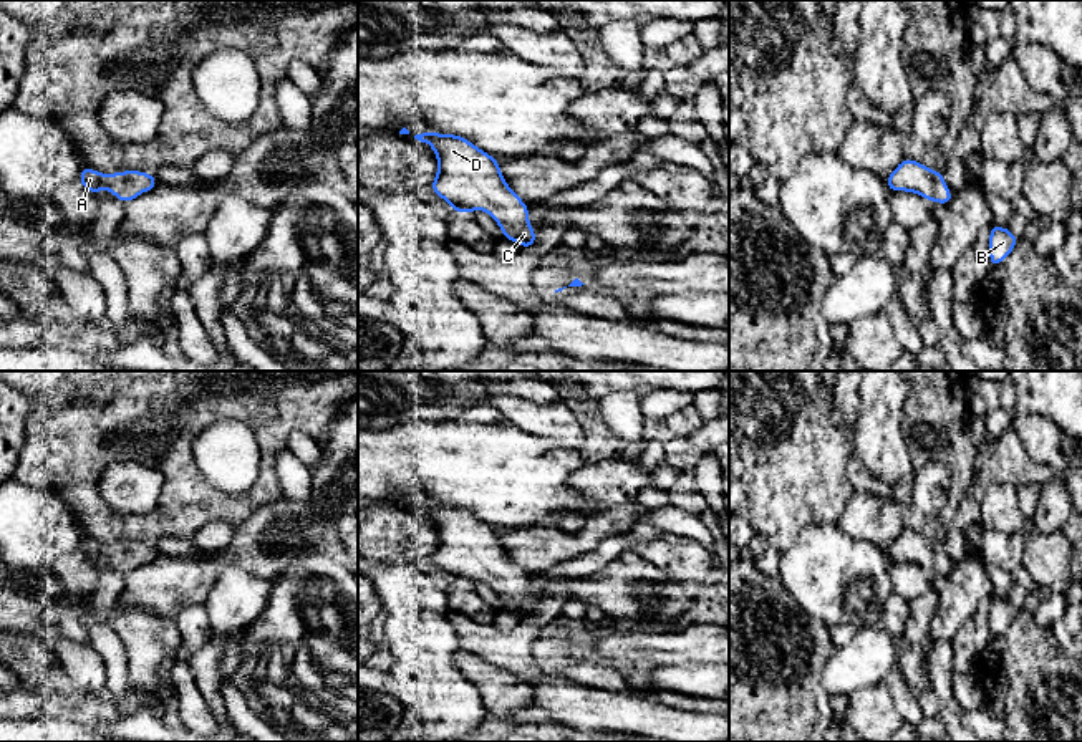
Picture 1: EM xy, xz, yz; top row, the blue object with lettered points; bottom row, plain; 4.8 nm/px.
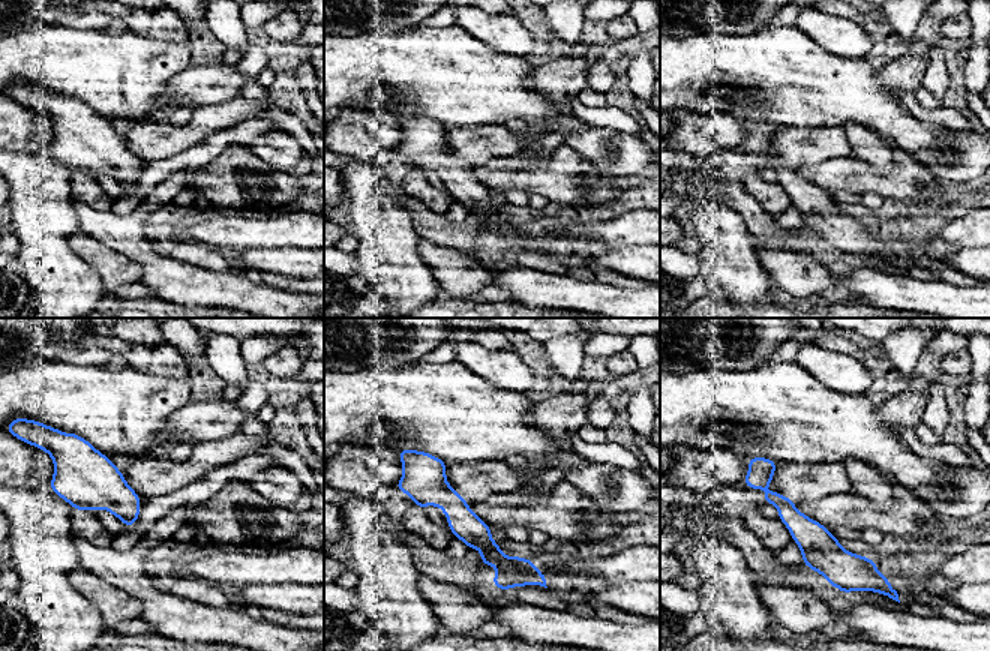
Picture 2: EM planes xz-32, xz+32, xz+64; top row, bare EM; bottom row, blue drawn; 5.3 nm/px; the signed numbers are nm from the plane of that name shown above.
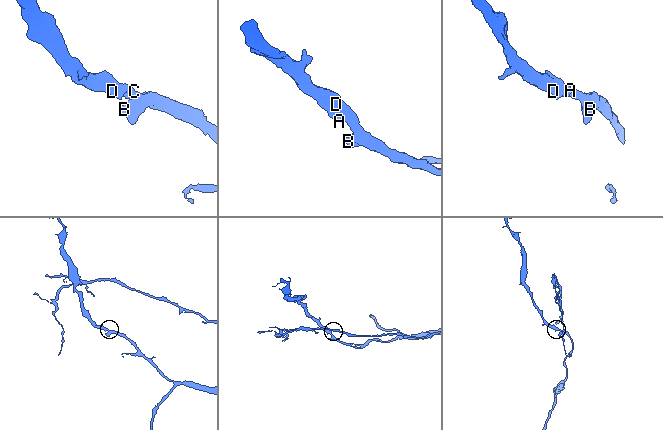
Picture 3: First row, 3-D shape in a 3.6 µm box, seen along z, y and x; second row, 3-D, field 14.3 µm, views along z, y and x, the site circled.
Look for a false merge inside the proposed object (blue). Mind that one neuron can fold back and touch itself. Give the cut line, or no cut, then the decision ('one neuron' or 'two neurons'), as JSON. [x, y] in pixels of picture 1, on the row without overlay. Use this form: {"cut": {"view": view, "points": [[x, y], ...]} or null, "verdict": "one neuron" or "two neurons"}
{"cut": null, "verdict": "one neuron"}

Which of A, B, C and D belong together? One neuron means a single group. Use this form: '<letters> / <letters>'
A B C D

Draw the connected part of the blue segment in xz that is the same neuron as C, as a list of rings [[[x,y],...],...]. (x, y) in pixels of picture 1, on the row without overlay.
[[[423,504],[414,510],[427,513],[437,530],[437,547],[429,560],[442,568],[457,585],[485,581],[502,600],[502,610],[535,619],[537,601],[529,593],[529,576],[517,568],[500,545],[499,532],[457,505]]]

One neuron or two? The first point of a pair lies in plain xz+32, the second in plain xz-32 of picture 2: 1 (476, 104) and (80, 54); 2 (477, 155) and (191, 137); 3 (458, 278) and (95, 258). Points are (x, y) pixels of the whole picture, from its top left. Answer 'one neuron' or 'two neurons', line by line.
1: one neuron
2: one neuron
3: one neuron

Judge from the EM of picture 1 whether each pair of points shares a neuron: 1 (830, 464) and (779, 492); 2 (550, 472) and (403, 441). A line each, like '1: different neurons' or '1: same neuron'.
1: same neuron
2: same neuron

